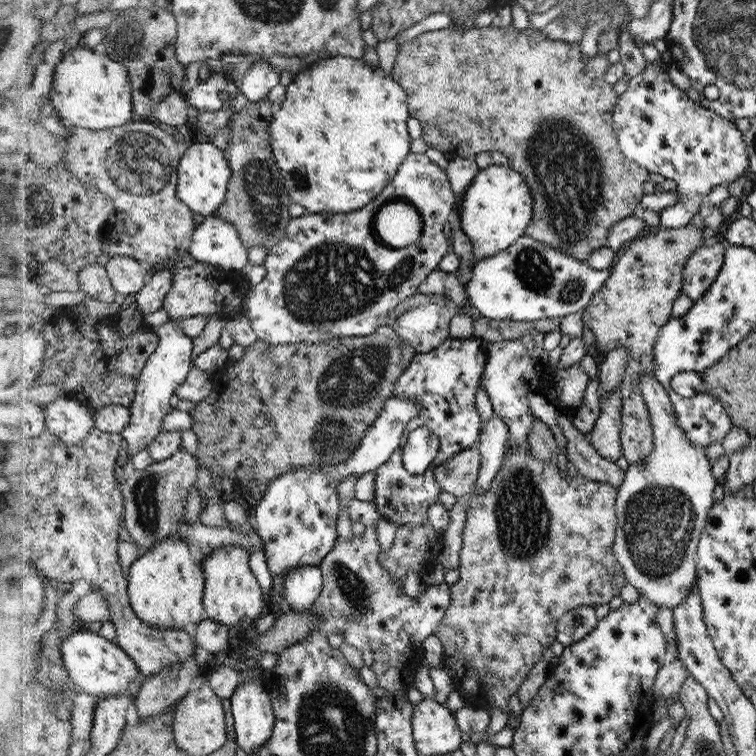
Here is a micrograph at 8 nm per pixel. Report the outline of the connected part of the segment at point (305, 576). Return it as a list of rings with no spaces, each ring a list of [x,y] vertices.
[[[304,566],[286,570],[282,578],[282,612],[310,610],[320,597],[322,576],[318,566]]]

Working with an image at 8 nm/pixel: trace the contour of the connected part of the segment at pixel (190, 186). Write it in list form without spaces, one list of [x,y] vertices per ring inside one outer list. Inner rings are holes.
[[[190,140],[190,147],[182,159],[179,172],[179,197],[181,201],[190,205],[196,213],[210,217],[216,214],[222,206],[226,206],[234,173],[224,148],[218,148],[210,141],[199,143]]]

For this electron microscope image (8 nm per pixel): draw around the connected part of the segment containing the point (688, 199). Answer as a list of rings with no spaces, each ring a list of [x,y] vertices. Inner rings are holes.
[[[666,47],[661,51],[661,58],[657,64],[648,63],[645,70],[630,78],[628,89],[620,94],[612,112],[611,122],[616,134],[618,146],[622,154],[632,162],[646,168],[648,172],[662,174],[666,180],[675,180],[679,198],[676,204],[665,208],[660,213],[659,228],[673,229],[685,227],[690,220],[700,212],[700,206],[707,201],[713,188],[721,184],[731,185],[742,174],[748,172],[750,161],[746,152],[746,141],[743,132],[736,130],[735,122],[723,118],[708,107],[692,102],[687,92],[674,86],[666,74],[666,58],[671,52]]]

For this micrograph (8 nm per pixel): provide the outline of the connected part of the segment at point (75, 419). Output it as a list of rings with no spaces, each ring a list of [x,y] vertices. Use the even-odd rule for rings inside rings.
[[[72,396],[58,397],[46,408],[48,428],[53,436],[70,443],[80,445],[97,430],[97,418],[94,412]]]

